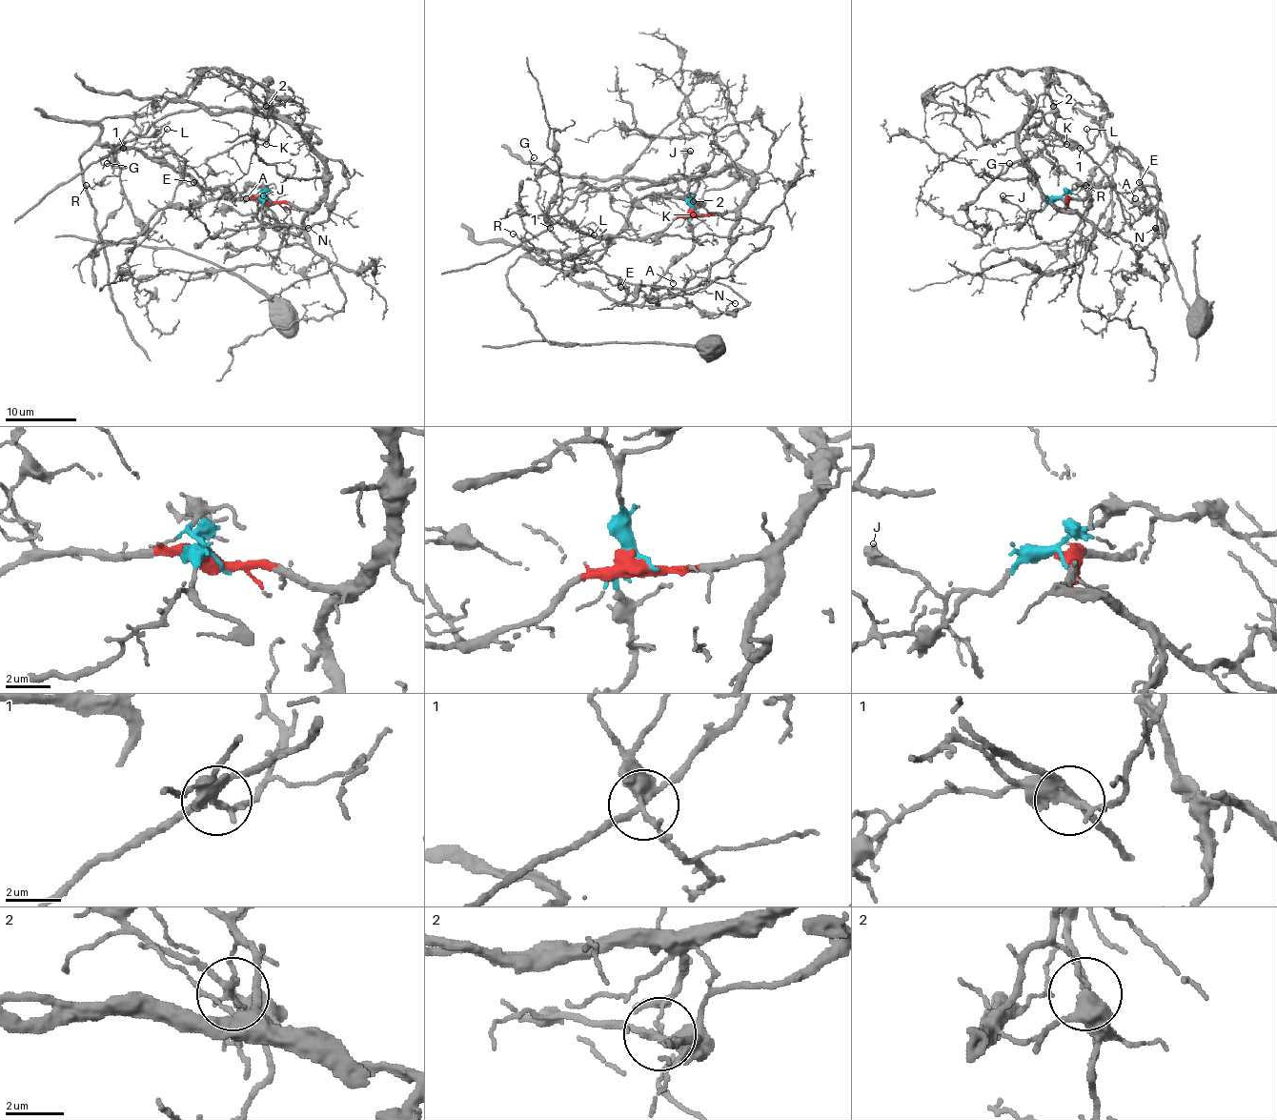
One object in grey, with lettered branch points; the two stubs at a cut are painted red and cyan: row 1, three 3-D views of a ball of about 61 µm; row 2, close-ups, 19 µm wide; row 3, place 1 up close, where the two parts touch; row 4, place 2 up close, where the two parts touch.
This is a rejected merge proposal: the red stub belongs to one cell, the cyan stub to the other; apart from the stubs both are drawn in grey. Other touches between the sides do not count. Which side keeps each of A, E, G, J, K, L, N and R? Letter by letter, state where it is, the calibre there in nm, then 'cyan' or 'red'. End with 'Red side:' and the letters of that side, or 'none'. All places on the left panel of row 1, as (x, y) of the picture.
A: place (246, 198); calibre 130 nm; cyan
E: place (193, 182); calibre 160 nm; cyan
G: place (107, 163); calibre 90 nm; cyan
J: place (263, 195); calibre 400 nm; cyan
K: place (266, 144); calibre 100 nm; cyan
L: place (167, 129); calibre 120 nm; cyan
N: place (308, 228); calibre 110 nm; cyan
R: place (86, 185); calibre 110 nm; cyan
Red side: none

